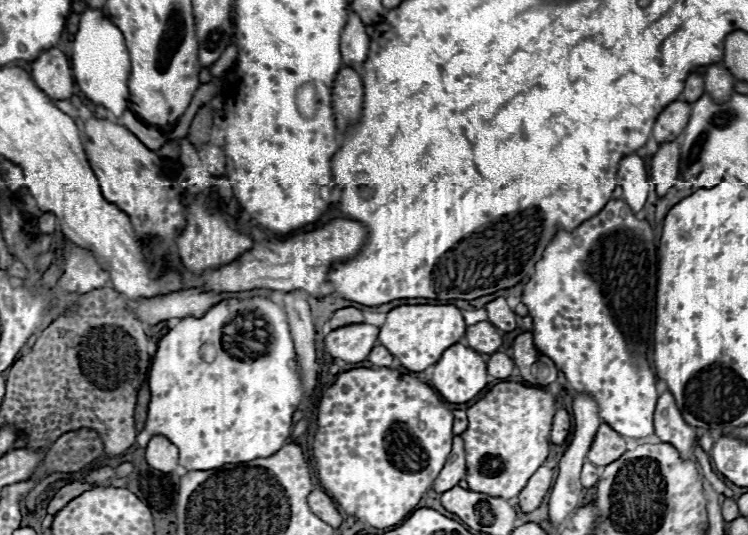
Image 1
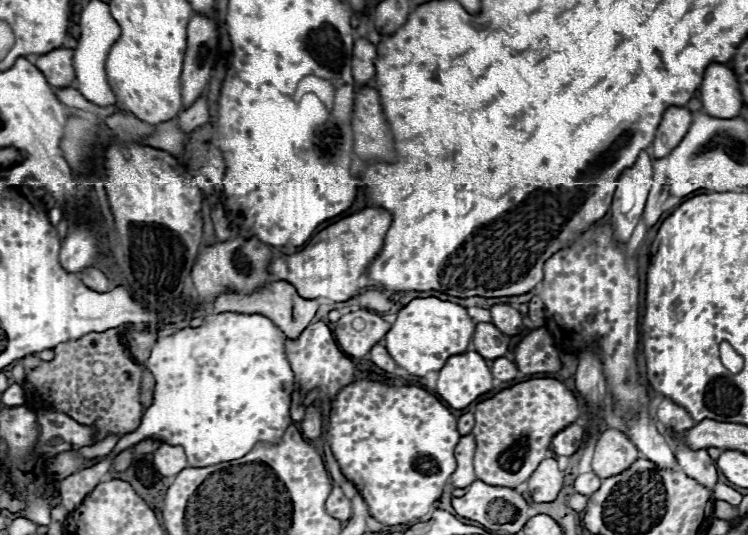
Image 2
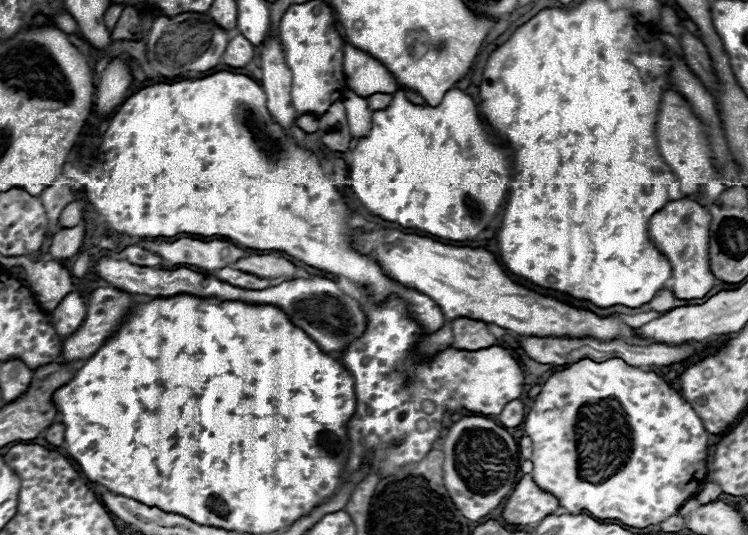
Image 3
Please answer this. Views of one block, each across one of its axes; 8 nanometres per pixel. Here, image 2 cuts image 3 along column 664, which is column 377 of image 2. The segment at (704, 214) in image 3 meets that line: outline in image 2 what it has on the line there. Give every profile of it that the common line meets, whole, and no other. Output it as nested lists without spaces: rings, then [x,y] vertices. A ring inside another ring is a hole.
[[[368,206],[318,232],[302,252],[274,258],[270,274],[274,274],[276,280],[290,282],[304,298],[330,298],[332,302],[346,302],[360,294],[360,284],[366,280],[374,258],[380,254],[390,224],[392,214],[386,208]]]

